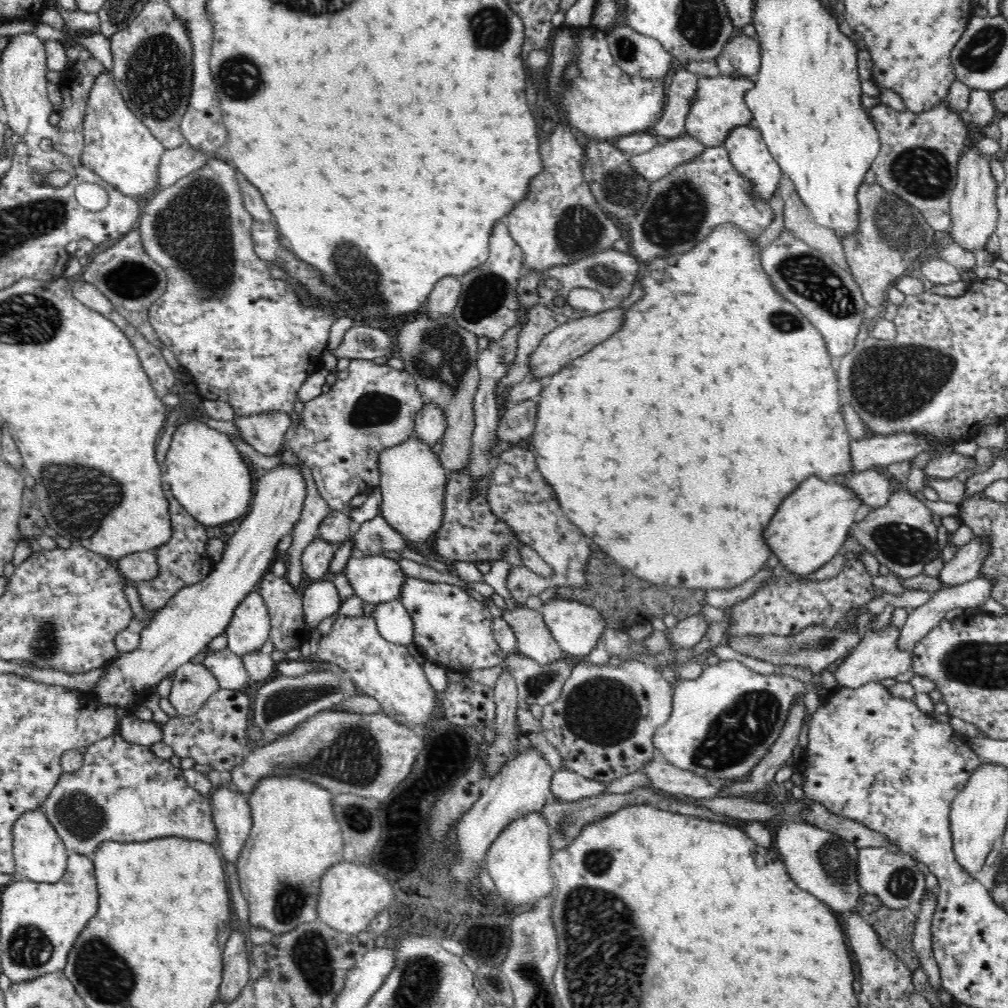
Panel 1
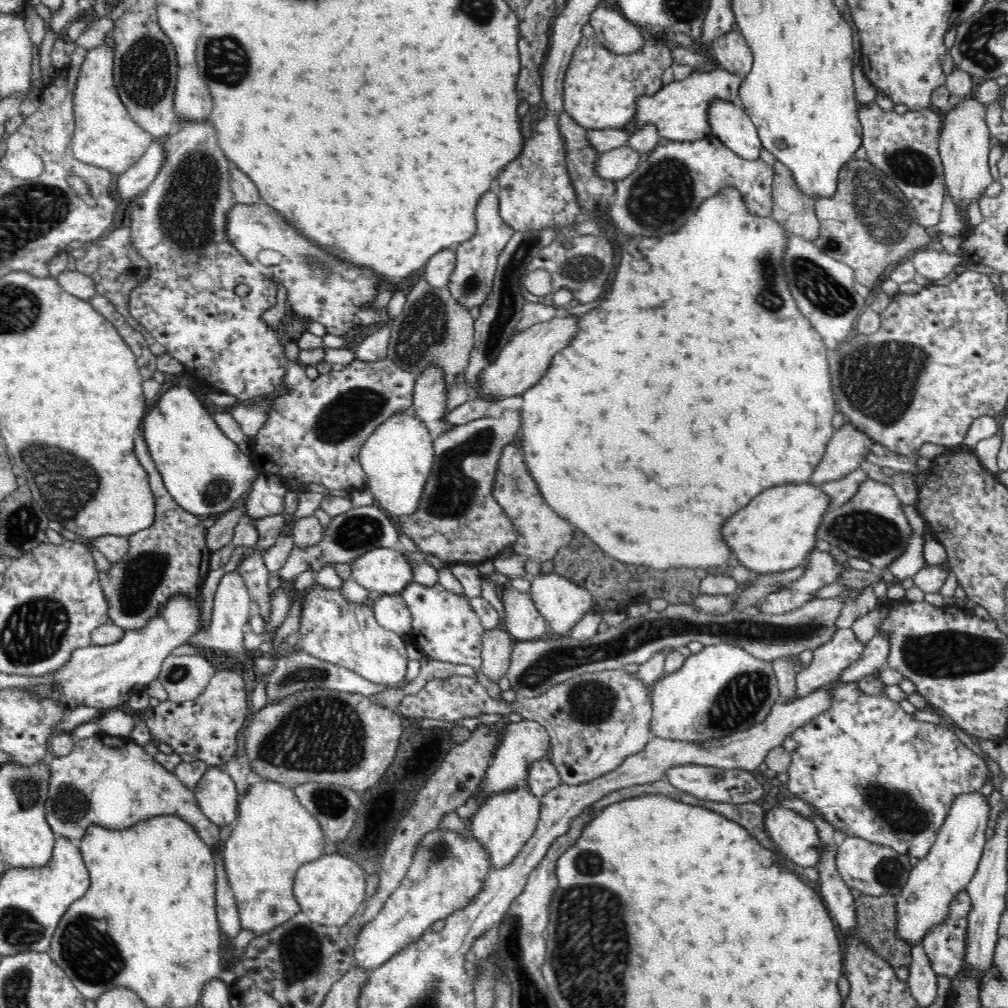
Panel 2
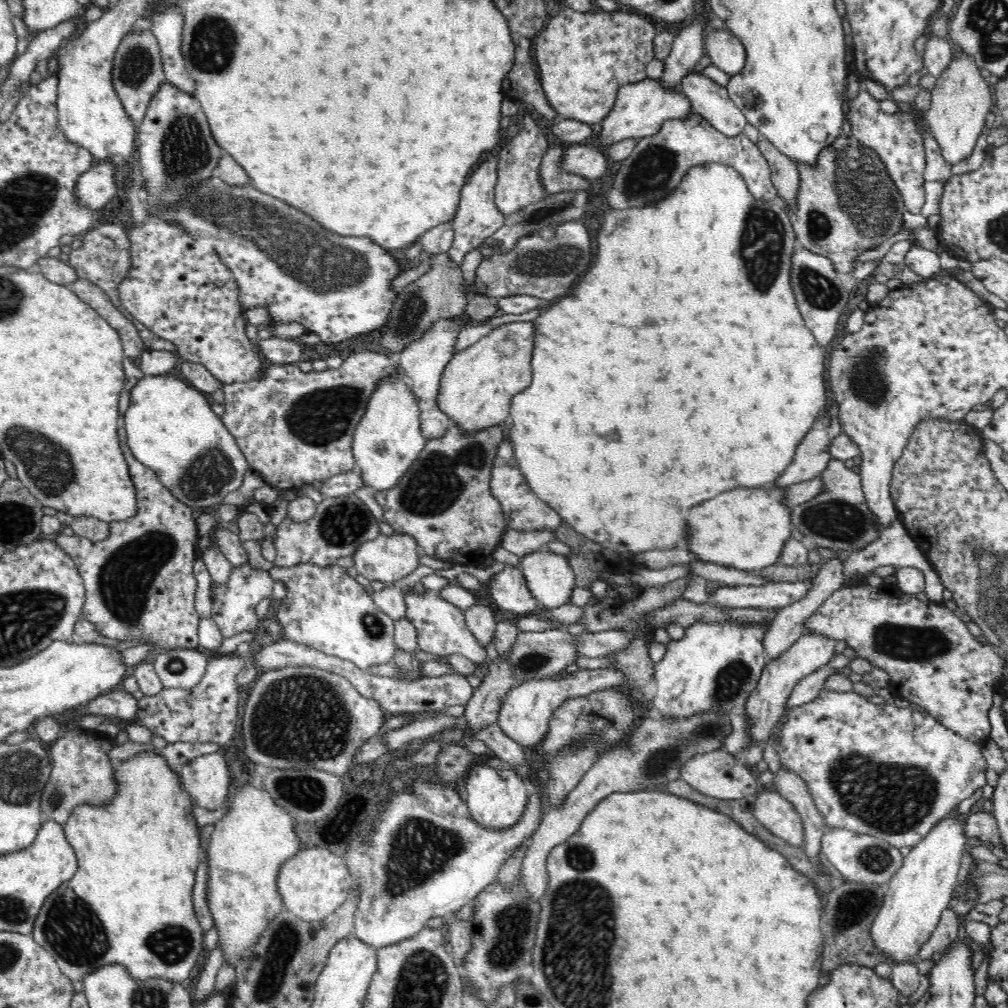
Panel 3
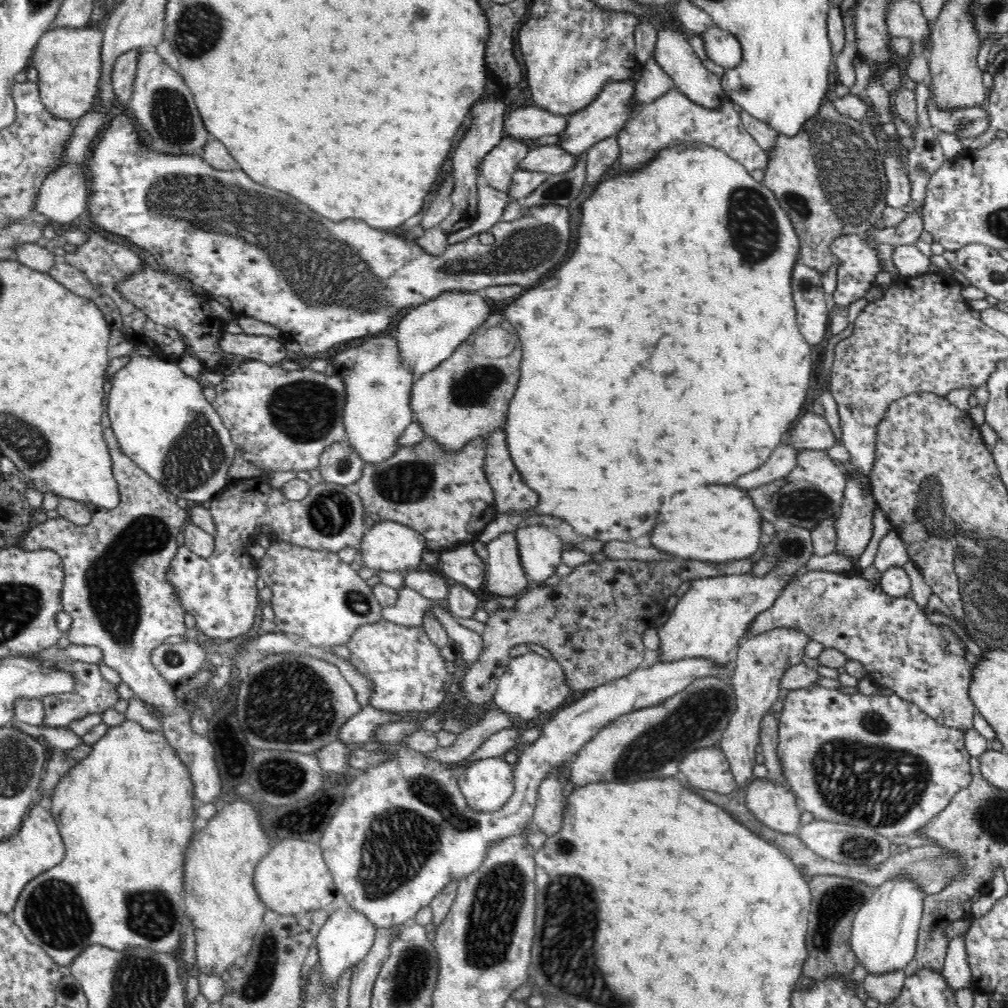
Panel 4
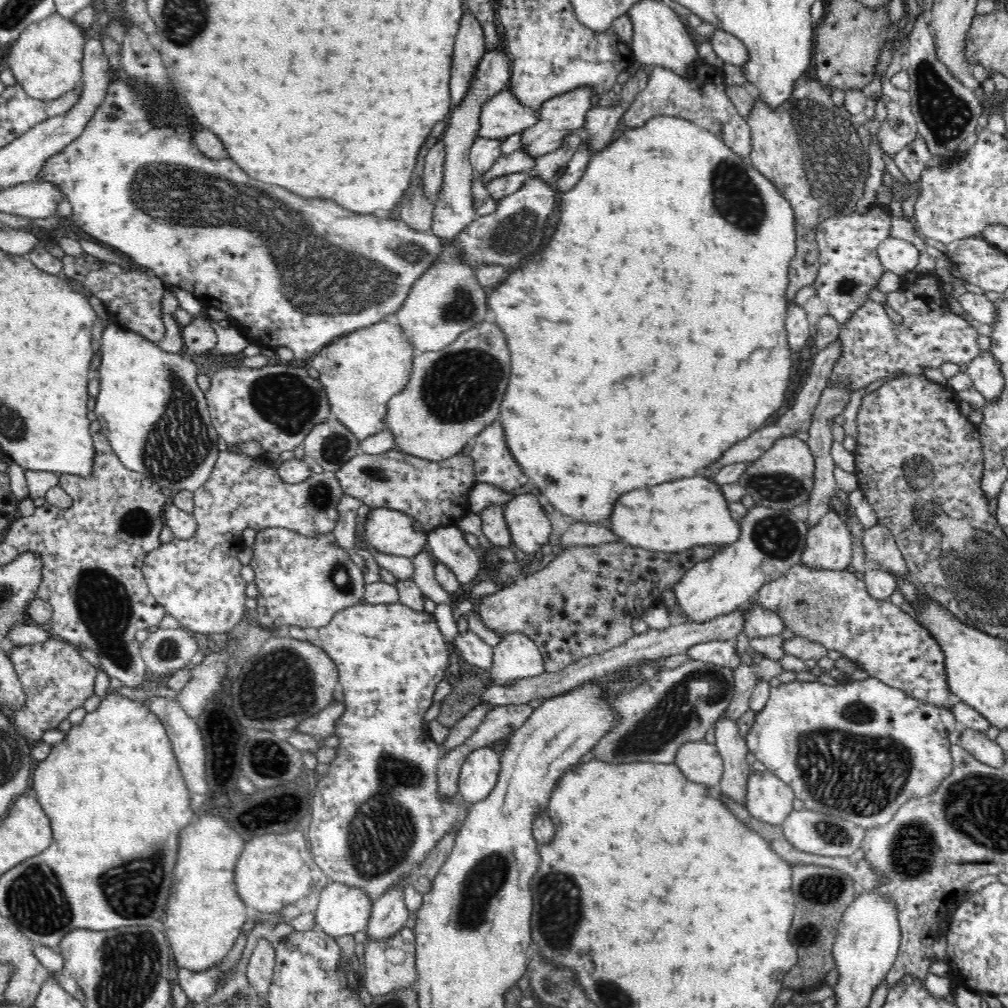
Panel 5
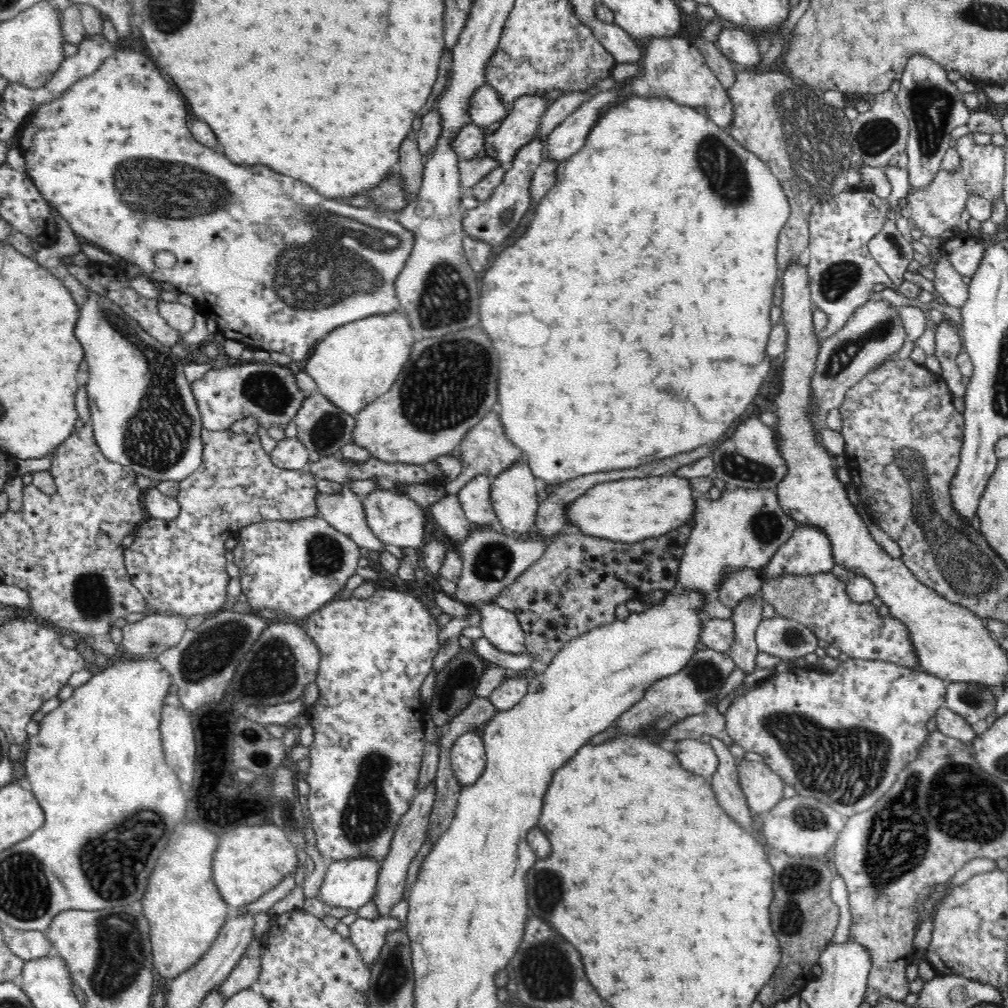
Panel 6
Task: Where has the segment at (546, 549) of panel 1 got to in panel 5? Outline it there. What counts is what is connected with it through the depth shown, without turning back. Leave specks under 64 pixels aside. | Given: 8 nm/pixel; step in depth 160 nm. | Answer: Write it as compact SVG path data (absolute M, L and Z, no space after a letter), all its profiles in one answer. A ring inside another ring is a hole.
M500 422L486 426L471 441L465 451L474 461L474 478L497 486L504 493L520 490L529 477L509 451Z

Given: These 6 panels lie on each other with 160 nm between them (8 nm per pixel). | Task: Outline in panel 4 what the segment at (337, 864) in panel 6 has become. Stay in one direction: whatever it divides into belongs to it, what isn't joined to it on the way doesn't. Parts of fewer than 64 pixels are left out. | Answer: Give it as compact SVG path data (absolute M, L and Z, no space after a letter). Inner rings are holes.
M346 908L346 910L336 910L328 918L328 922L321 926L320 934L316 934L314 938L317 940L322 975L326 975L326 987L336 991L344 970L353 969L370 952L376 938L376 928L365 915L352 908Z

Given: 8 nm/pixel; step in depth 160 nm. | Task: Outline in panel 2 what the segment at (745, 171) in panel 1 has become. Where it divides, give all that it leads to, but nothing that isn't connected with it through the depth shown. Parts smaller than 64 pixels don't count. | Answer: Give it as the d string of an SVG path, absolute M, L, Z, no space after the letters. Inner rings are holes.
M712 98L707 103L706 116L711 133L734 155L748 161L758 161L761 158L763 144L746 112L724 98Z

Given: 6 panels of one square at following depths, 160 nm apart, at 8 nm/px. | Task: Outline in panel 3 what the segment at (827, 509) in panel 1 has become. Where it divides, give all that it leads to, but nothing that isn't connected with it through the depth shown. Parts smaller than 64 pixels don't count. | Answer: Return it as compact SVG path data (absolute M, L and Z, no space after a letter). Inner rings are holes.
M778 486L736 488L708 500L686 512L692 542L690 550L700 560L758 572L778 562L786 540L792 536L790 507L783 504L783 490Z

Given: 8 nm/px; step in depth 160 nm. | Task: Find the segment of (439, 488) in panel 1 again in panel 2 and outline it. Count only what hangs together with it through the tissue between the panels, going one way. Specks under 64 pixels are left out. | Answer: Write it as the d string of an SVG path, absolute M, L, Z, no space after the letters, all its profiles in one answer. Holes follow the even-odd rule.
M412 410L394 412L390 418L383 421L360 448L358 460L366 472L367 487L374 494L375 504L391 518L412 515L419 508L423 496L422 490L426 486L426 478L430 476L432 470L432 462L434 462L433 440L426 424L418 420Z

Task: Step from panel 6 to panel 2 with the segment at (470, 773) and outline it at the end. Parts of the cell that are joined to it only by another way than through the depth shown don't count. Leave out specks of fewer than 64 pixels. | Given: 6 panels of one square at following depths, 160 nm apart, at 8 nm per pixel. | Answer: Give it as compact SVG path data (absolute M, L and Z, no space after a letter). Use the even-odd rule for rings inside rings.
M515 787L514 790L499 791L484 798L477 813L470 818L471 833L478 843L490 852L490 869L504 869L521 854L526 842L534 834L540 818L540 798L528 789Z

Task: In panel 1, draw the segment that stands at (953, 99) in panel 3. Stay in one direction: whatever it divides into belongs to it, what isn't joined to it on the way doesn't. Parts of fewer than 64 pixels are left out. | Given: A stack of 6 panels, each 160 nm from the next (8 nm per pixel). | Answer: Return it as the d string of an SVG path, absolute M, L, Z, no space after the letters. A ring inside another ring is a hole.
M974 144L968 146L966 154L960 158L961 150L959 153L958 174L956 174L954 188L950 194L950 214L952 226L948 230L953 242L957 242L962 248L968 252L978 252L978 250L986 250L986 242L992 236L992 232L996 231L996 222L998 222L998 209L996 204L997 198L997 184L990 169L990 160L987 156L982 158L978 154L978 150L974 148Z

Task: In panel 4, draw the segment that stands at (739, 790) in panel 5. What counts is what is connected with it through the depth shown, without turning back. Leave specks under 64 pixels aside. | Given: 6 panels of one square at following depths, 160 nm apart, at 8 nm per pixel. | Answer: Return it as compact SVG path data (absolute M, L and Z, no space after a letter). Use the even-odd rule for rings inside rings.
M774 628L766 633L742 640L734 654L732 668L732 685L736 695L736 710L718 740L722 752L730 763L730 770L734 775L734 784L738 788L746 789L754 778L752 770L756 765L756 748L760 742L760 722L772 704L778 700L780 694L780 680L782 674L794 666L803 664L804 648L811 639L806 634L790 628Z

